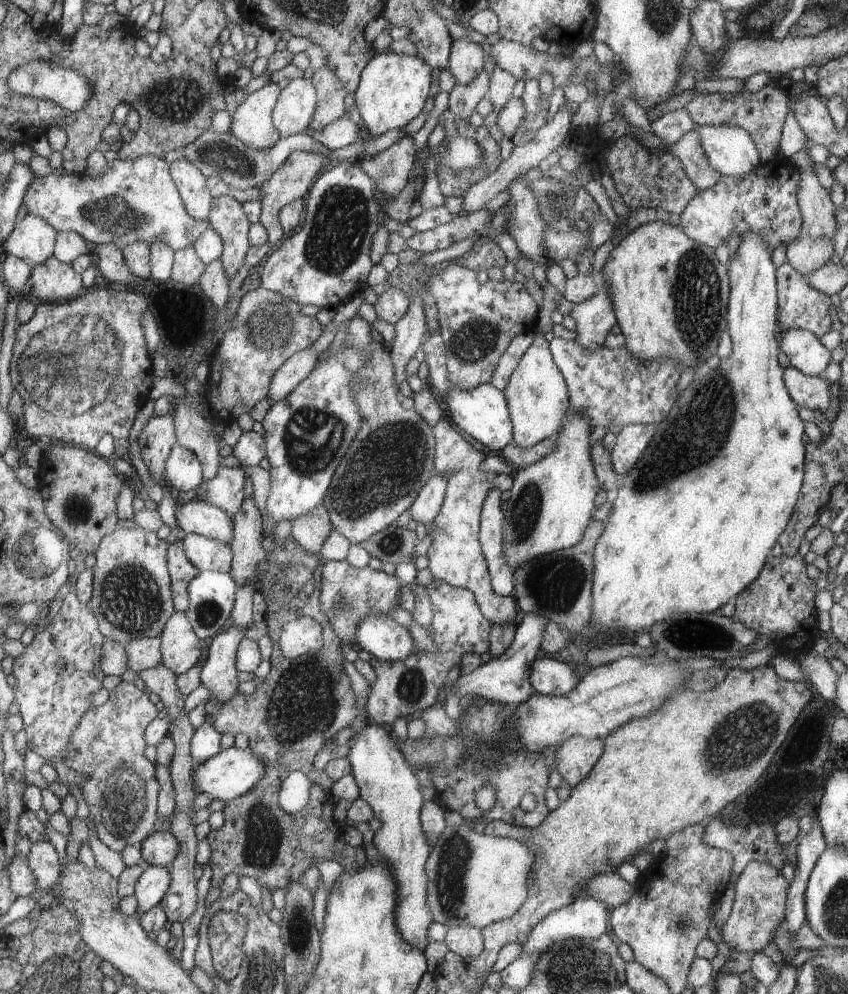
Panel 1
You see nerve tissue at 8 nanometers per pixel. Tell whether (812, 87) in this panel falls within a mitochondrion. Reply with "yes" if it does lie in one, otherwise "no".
no

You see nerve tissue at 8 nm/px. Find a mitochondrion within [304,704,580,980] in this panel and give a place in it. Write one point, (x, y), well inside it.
(451, 868)

